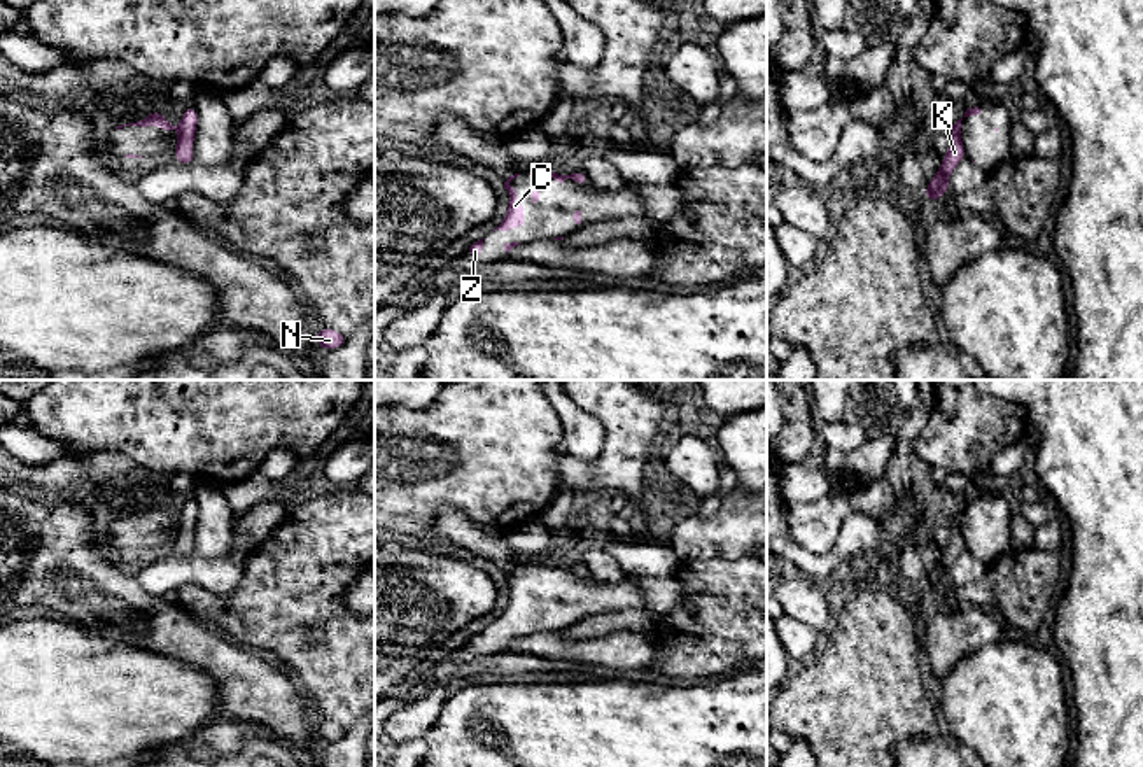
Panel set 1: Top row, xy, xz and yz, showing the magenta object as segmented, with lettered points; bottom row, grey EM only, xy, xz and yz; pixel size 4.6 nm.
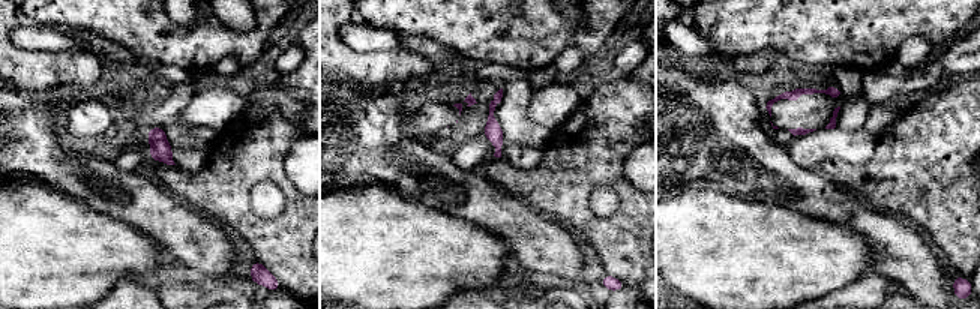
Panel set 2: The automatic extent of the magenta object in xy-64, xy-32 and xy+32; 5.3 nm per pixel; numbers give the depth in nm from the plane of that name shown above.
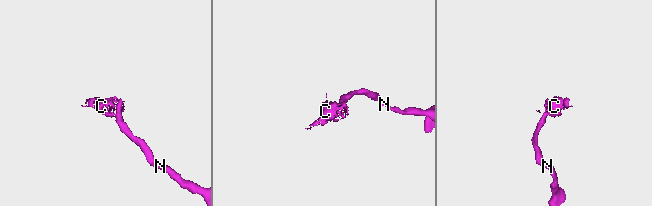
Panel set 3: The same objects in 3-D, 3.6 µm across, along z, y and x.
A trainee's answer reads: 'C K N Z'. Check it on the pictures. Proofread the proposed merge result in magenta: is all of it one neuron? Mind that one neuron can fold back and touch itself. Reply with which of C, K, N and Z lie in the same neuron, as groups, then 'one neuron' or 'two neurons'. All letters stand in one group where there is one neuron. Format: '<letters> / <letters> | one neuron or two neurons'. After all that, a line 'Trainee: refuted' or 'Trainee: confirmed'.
C Z / K N | two neurons
Trainee: refuted

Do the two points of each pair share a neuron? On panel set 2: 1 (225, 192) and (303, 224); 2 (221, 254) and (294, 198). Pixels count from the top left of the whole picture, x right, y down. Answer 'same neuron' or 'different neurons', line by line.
1: same neuron
2: different neurons

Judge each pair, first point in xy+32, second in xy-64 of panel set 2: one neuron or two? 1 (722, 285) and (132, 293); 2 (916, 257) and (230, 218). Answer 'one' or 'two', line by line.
1: two
2: two

